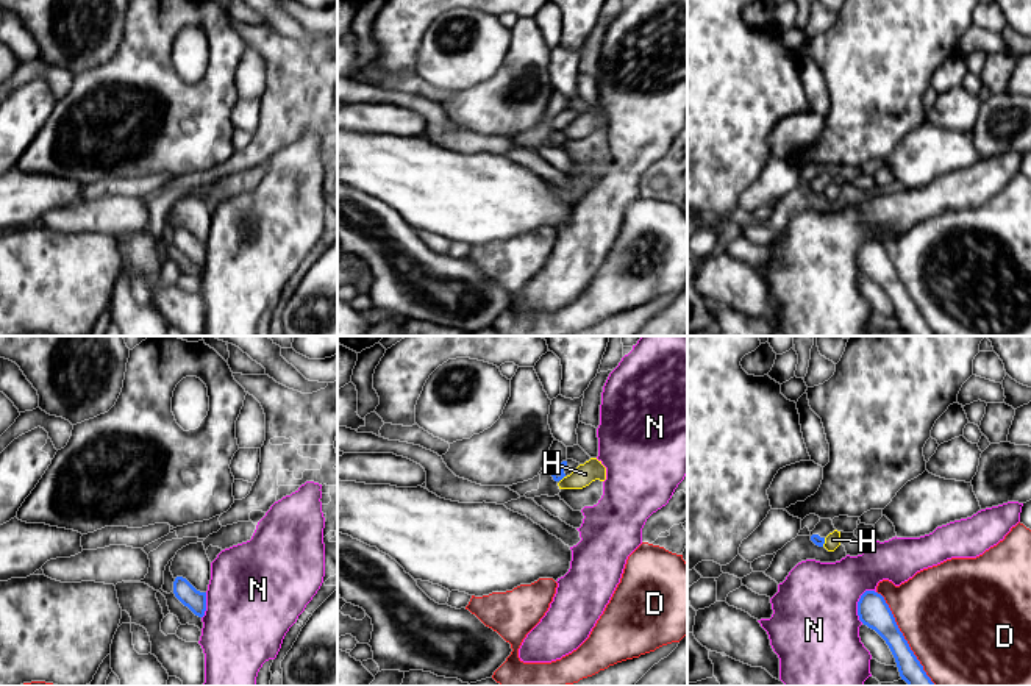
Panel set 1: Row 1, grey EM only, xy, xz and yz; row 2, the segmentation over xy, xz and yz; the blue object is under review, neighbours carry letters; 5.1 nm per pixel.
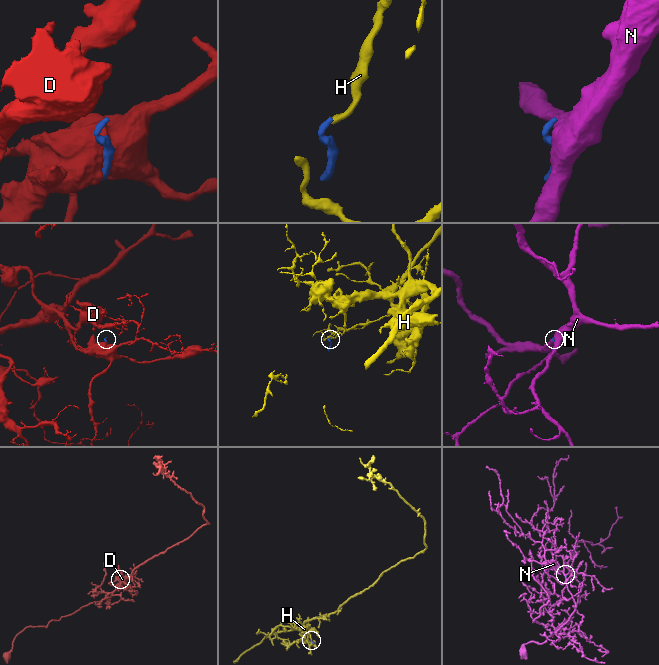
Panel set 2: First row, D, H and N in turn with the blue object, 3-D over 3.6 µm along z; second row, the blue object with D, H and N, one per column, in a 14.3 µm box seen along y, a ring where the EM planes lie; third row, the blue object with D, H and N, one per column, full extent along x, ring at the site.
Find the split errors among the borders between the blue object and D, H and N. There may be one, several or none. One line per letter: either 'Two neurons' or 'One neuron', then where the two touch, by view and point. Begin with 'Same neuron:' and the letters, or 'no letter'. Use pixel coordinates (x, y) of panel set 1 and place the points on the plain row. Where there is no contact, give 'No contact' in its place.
Same neuron: no letter
D: Two neurons. Touches blue at yz (903, 288)
H: Two neurons. Touches blue at xz (563, 127)
N: Two neurons. Touches blue at yz (858, 253)

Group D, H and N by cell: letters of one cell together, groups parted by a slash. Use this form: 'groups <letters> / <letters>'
groups D / H / N

